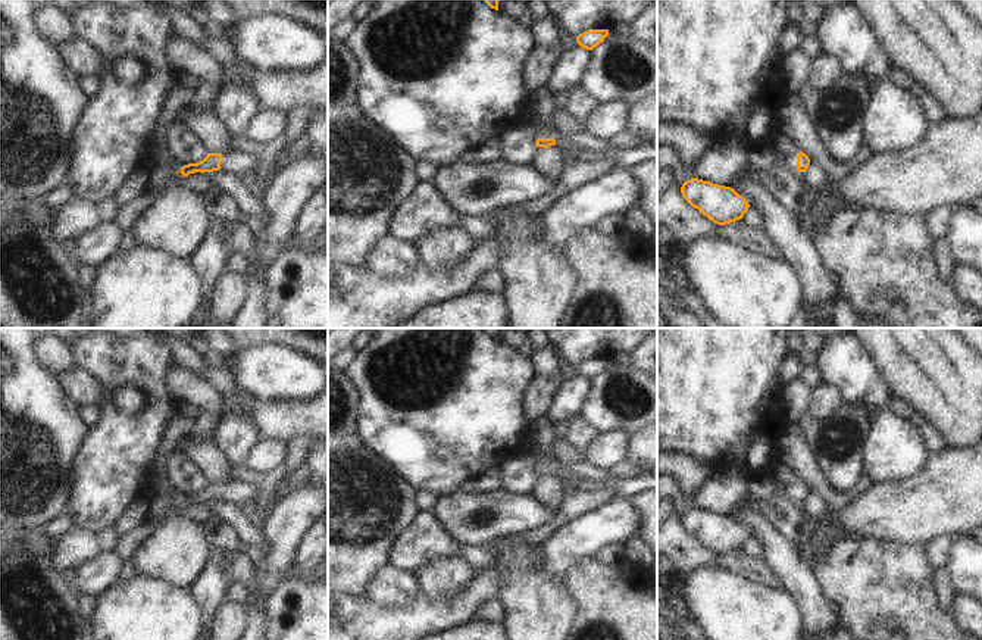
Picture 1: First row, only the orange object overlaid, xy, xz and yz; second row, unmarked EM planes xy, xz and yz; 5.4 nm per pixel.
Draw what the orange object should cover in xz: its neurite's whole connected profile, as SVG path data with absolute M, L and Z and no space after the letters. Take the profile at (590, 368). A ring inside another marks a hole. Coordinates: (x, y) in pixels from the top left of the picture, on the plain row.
M588 359L576 366L581 377L592 380L609 365L609 359Z

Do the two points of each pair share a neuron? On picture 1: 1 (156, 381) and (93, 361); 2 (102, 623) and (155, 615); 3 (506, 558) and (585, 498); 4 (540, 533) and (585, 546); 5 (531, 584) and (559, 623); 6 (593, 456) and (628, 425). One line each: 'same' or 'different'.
1: same
2: same
3: different
4: different
5: same
6: different

